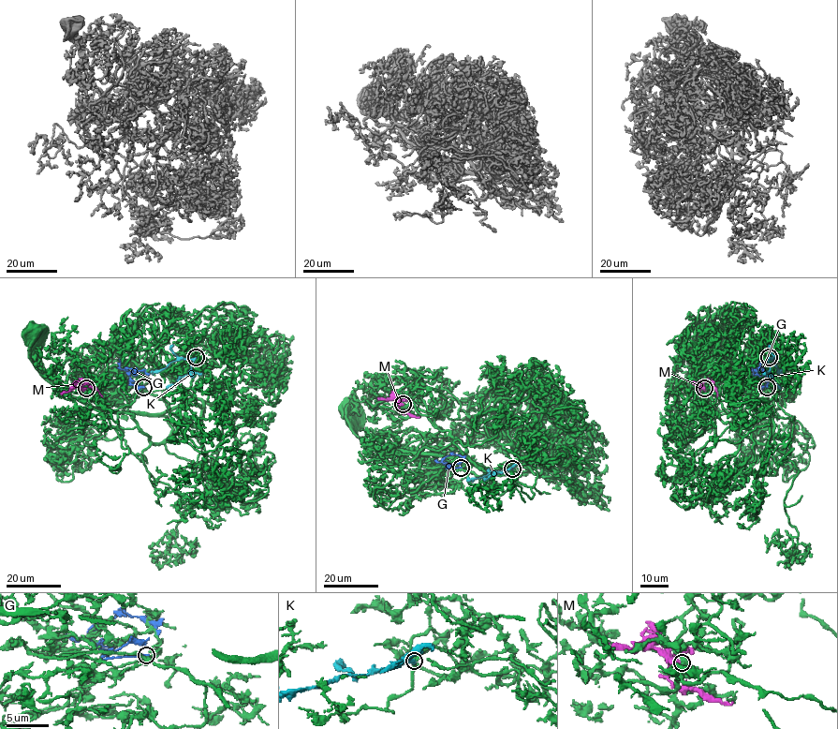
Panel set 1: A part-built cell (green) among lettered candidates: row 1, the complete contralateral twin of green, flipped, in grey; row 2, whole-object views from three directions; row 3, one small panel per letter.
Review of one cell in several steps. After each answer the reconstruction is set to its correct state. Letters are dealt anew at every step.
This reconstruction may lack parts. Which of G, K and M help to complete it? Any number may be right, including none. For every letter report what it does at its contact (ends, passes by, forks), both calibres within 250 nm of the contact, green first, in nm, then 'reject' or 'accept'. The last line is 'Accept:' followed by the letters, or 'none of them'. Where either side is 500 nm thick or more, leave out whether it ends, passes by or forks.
G: it ends; calibres 240 and 280 nm; reject
K: it passes by; calibres 380 and 320 nm; reject
M: calibres 400 and 550 nm; reject
Accept: none of them

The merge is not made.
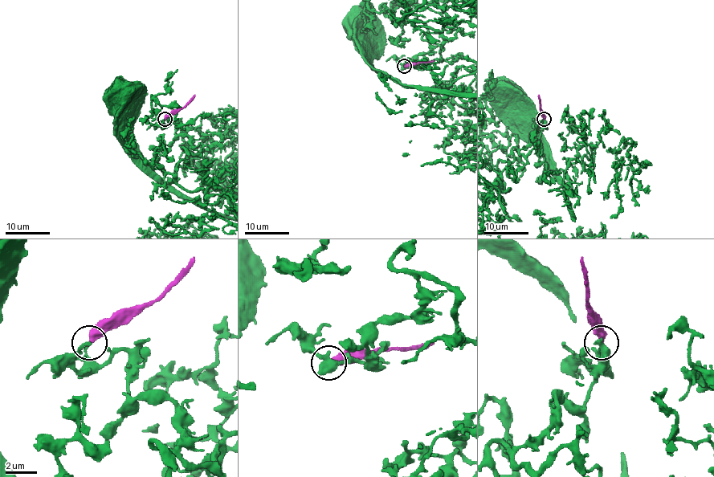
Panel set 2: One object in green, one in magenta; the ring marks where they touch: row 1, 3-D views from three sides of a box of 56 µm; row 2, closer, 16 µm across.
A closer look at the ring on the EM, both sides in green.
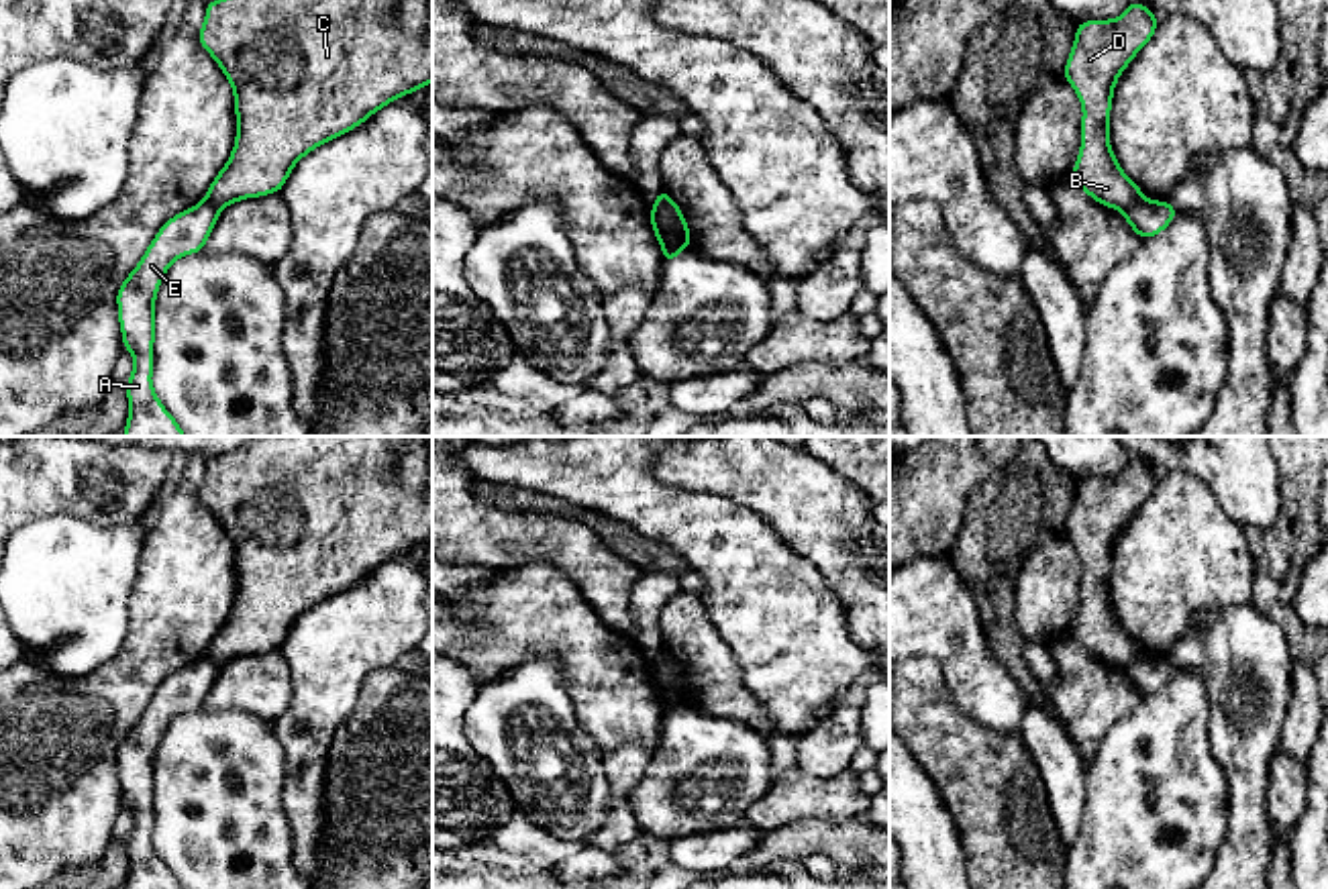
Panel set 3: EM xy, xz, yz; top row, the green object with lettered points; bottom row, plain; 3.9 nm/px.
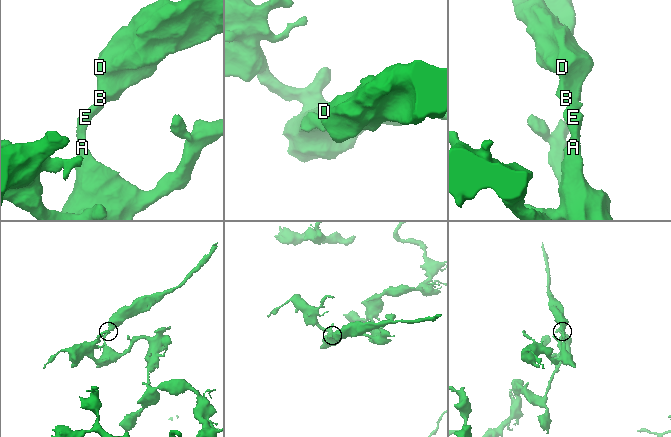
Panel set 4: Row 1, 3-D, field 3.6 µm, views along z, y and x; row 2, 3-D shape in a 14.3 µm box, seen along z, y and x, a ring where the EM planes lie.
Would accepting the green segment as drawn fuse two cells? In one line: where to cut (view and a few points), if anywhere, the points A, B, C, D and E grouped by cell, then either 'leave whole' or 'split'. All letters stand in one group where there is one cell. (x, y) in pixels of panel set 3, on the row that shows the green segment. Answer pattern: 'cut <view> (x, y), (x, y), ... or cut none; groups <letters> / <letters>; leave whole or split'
cut xz (653, 208), (684, 247); groups A E / B C D; split

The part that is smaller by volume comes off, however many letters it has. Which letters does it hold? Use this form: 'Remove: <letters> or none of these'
Remove: B, C, D

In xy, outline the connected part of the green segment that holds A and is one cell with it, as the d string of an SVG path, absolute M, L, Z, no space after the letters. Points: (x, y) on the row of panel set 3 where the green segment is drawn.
M202 200L171 216L155 234L137 267L116 292L122 349L135 357L129 377L129 420L122 436L188 436L157 398L151 373L155 365L155 300L169 265L204 251L220 210Z

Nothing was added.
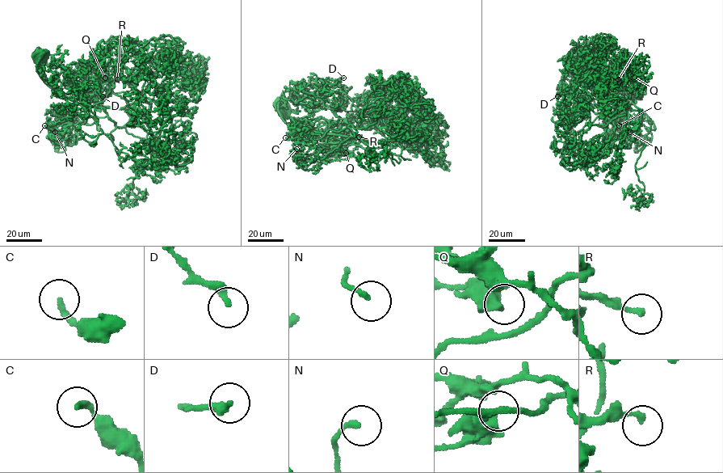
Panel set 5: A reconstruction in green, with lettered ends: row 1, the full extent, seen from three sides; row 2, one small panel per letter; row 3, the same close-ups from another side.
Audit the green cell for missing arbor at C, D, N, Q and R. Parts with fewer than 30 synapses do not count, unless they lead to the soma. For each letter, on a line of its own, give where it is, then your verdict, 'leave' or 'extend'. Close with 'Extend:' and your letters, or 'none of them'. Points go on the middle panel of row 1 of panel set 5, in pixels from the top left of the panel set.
C: place (285, 137); leave
D: place (343, 78); leave
N: place (296, 149); leave
Q: place (346, 153); leave
R: place (359, 137); leave
Extend: none of them

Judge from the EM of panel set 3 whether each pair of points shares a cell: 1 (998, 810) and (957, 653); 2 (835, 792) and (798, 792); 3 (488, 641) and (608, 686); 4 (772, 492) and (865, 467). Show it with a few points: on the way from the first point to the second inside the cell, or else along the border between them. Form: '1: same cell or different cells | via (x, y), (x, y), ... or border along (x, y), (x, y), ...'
1: different cells | border along (945, 680), (951, 698), (969, 716), (1018, 733)
2: same cell | via (827, 792), (806, 792)
3: same cell | via (519, 641), (564, 641), (578, 655)
4: different cells | border along (812, 457), (831, 465), (867, 494)

